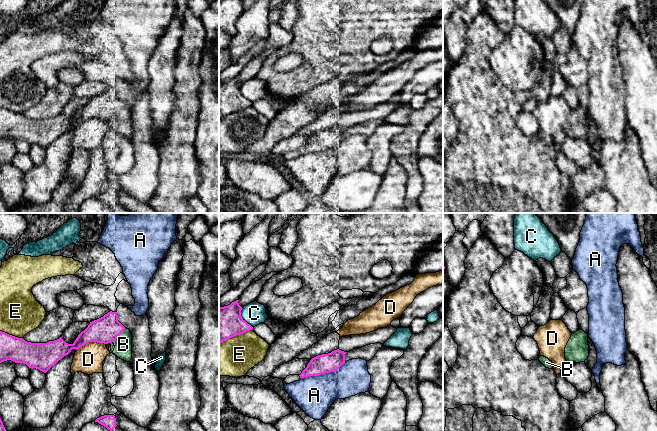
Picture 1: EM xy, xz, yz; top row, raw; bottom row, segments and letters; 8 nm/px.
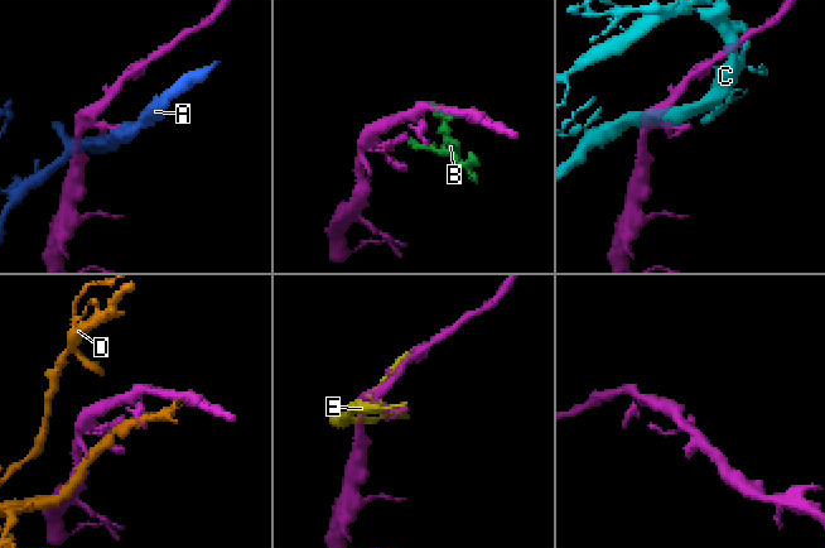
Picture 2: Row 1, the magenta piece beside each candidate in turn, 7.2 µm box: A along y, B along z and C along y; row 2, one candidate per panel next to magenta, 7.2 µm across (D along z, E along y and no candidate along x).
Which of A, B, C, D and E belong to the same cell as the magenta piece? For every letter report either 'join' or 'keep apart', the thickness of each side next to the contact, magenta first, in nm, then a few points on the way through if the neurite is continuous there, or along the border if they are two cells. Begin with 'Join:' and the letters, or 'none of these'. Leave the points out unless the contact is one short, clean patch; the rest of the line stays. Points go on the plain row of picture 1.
Join: B
A: keep apart | 160/300 nm
B: join | 220/140 nm
C: keep apart | 280/190 nm
D: keep apart | 220/240 nm
E: keep apart | 280/300 nm

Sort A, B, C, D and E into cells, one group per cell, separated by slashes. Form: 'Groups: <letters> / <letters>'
Groups: A / B / C / D / E

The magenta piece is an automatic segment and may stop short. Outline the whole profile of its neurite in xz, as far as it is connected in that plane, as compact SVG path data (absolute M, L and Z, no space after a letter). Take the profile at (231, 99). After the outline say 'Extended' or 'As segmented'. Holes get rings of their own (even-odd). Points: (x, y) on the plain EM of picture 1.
M238 76L228 82L219 83L219 120L234 112L253 106L241 92Z. As segmented

